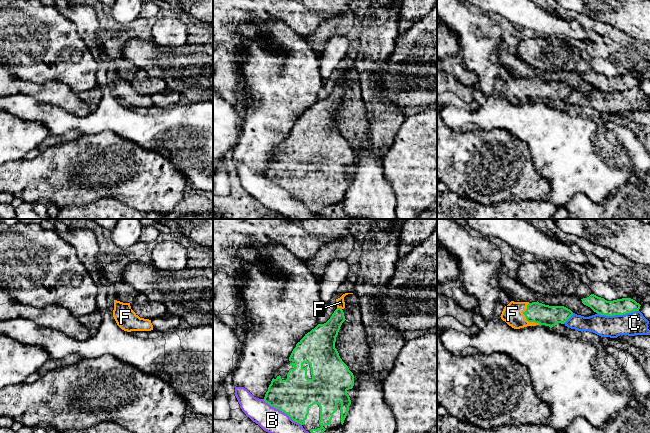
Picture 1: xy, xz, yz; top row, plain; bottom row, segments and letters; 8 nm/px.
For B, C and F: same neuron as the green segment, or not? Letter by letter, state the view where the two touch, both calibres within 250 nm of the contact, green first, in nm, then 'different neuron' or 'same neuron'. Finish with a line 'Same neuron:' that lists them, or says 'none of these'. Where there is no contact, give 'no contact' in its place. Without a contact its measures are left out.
B: xz | 300/200 nm | different neuron
C: yz | 130/190 nm | different neuron
F: yz | 160/170 nm | same neuron
Same neuron: F

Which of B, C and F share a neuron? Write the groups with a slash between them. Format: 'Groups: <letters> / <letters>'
Groups: B / C / F

